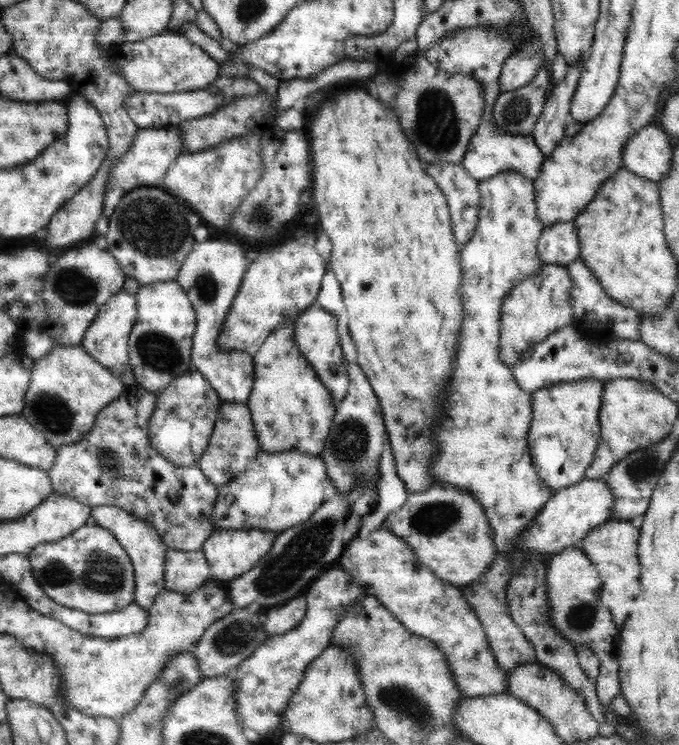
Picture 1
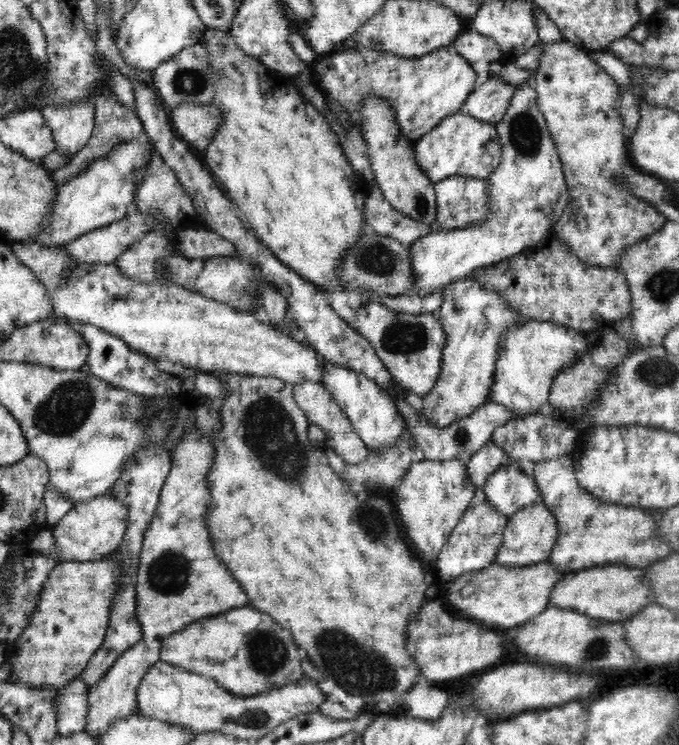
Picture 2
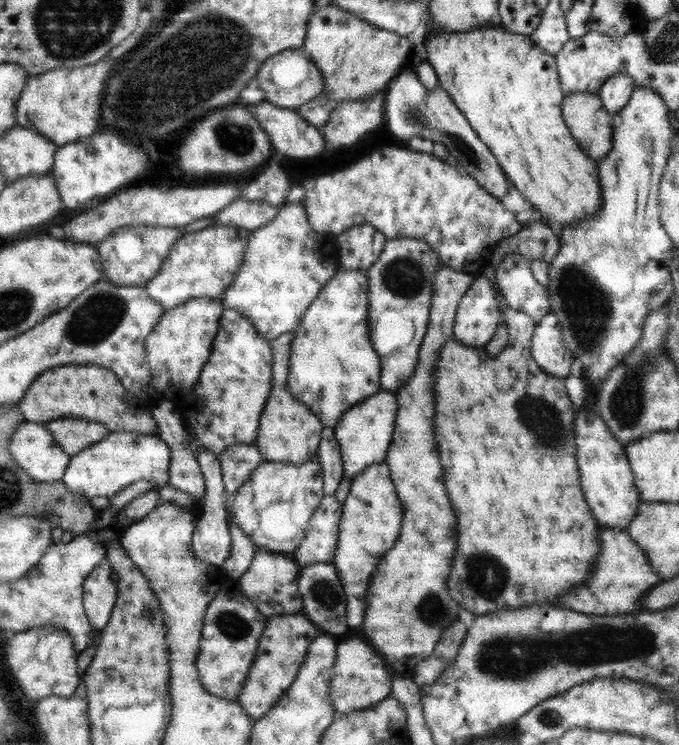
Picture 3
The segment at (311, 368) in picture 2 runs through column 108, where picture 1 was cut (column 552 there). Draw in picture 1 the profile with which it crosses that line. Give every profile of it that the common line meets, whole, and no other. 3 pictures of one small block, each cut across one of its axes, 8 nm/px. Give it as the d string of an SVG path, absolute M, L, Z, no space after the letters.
M542 264L529 277L519 281L503 299L500 306L499 360L511 368L535 345L558 328L572 323L570 303L571 280L567 268L557 264Z

